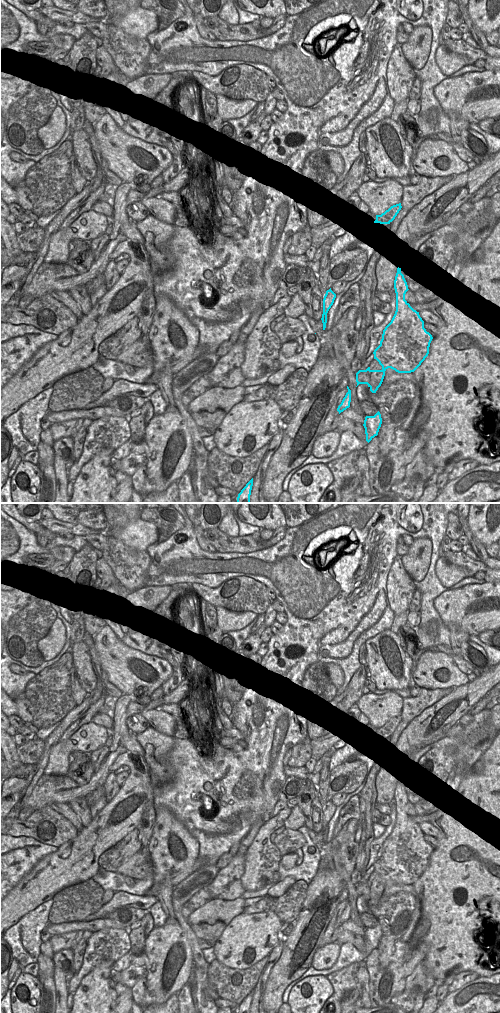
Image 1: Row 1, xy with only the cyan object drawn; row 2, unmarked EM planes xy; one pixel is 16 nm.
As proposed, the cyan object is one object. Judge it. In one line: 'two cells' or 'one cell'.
two cells

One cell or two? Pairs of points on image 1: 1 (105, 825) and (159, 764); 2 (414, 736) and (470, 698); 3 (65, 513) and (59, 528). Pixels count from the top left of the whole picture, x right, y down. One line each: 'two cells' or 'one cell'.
1: two cells
2: one cell
3: two cells

